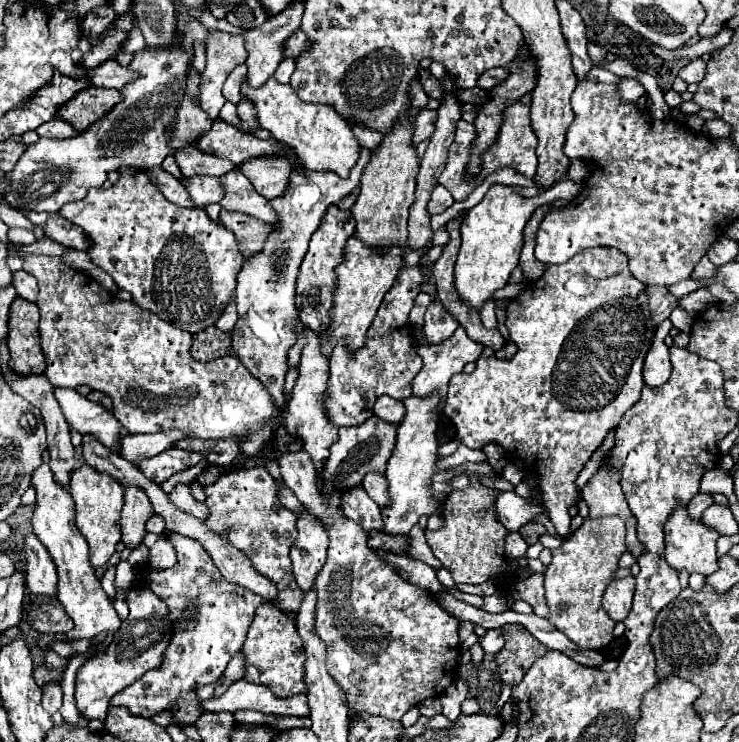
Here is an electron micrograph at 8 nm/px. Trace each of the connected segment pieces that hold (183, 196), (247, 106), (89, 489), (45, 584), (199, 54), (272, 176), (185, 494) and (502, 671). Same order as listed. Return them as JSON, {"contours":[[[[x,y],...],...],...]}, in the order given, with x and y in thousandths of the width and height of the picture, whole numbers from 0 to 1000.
{"contours":[[[[204,225],[204,228],[199,228],[196,233],[202,236],[204,247],[210,247],[210,249],[218,255],[218,260],[221,260],[231,274],[253,280],[265,278],[258,271],[250,252],[242,245],[244,243],[237,241],[231,233],[221,230],[218,225]]],[[[326,133],[321,147],[323,147],[323,158],[326,158],[326,163],[329,163],[329,168],[326,168],[329,177],[342,174],[342,171],[350,171],[350,166],[348,166],[348,160],[345,160],[345,147],[342,147],[342,142],[340,142],[334,133]]],[[[112,627],[96,637],[93,664],[101,675],[101,705],[107,716],[118,716],[120,756],[123,764],[145,761],[147,751],[156,745],[156,735],[164,726],[164,681],[166,681],[166,654],[142,637],[131,637],[126,629]]],[[[42,718],[34,724],[34,767],[37,767],[37,796],[39,805],[64,802],[72,807],[77,802],[77,770],[64,740]]],[[[272,58],[264,61],[264,77],[261,77],[258,88],[261,88],[261,93],[264,93],[267,98],[272,98],[272,96],[277,93],[277,63],[275,63]]],[[[337,214],[323,225],[345,257],[361,268],[380,263],[391,247],[391,214]]],[[[242,651],[242,654],[229,664],[229,673],[231,673],[231,678],[237,678],[237,683],[242,683],[242,686],[248,686],[248,689],[253,689],[253,691],[261,691],[261,694],[269,697],[269,699],[275,699],[275,697],[280,694],[277,681],[261,673],[258,659],[256,659],[256,654],[250,654],[250,651]]],[[[678,845],[683,869],[670,883],[673,907],[678,912],[678,923],[697,926],[705,920],[708,910],[716,904],[716,899],[729,888],[740,872],[729,867],[716,850],[708,850],[708,845]]]]}

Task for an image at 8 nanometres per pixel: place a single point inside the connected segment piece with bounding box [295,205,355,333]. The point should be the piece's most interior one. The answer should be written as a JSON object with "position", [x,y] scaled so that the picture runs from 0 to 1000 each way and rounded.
{"position":[428,379]}

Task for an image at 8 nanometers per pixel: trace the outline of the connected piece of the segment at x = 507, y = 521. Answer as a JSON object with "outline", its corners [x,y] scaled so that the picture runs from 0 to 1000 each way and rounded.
{"outline":[[[678,662],[673,670],[673,699],[689,713],[702,716],[721,697],[735,691],[735,681],[719,670],[702,670],[697,662]]]}

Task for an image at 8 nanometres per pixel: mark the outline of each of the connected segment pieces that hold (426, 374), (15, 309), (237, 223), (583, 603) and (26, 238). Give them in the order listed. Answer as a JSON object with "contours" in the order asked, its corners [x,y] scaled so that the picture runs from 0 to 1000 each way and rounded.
{"contours":[[[[621,441],[602,462],[594,462],[594,465],[564,465],[564,473],[567,473],[567,481],[572,484],[572,497],[562,505],[559,516],[556,516],[556,527],[559,527],[559,535],[572,535],[572,532],[594,532],[597,543],[591,549],[591,554],[599,551],[602,546],[602,532],[605,532],[605,516],[608,511],[616,505],[616,503],[624,503],[627,495],[635,489],[635,487],[645,487],[651,473],[654,473],[654,465],[651,462],[643,462],[637,460],[627,441]]],[[[20,400],[12,419],[9,465],[15,476],[15,495],[28,503],[58,503],[61,481],[53,465],[53,414]]],[[[304,282],[299,284],[299,301],[313,314],[318,314],[318,322],[329,346],[350,341],[356,336],[361,314],[369,309],[369,303],[361,303],[350,295],[342,295],[337,290],[318,287],[318,284],[304,284]]],[[[819,697],[819,699],[792,699],[789,708],[775,716],[756,740],[748,740],[748,753],[737,767],[737,807],[743,818],[743,840],[762,850],[783,875],[813,875],[827,867],[832,837],[816,823],[813,805],[821,786],[835,767],[838,748],[846,743],[846,705],[838,697]]],[[[15,309],[12,311],[12,325],[23,327],[23,330],[39,330],[39,327],[47,325],[47,317],[39,309]]]]}

